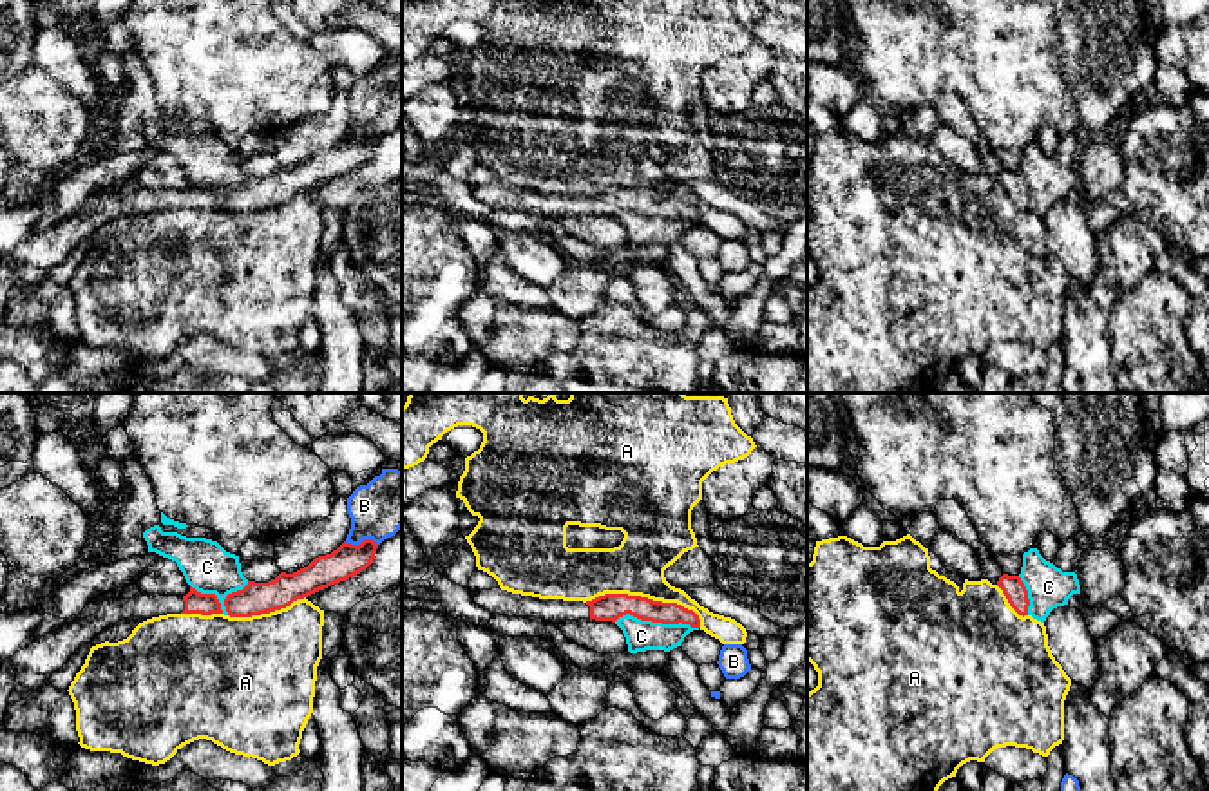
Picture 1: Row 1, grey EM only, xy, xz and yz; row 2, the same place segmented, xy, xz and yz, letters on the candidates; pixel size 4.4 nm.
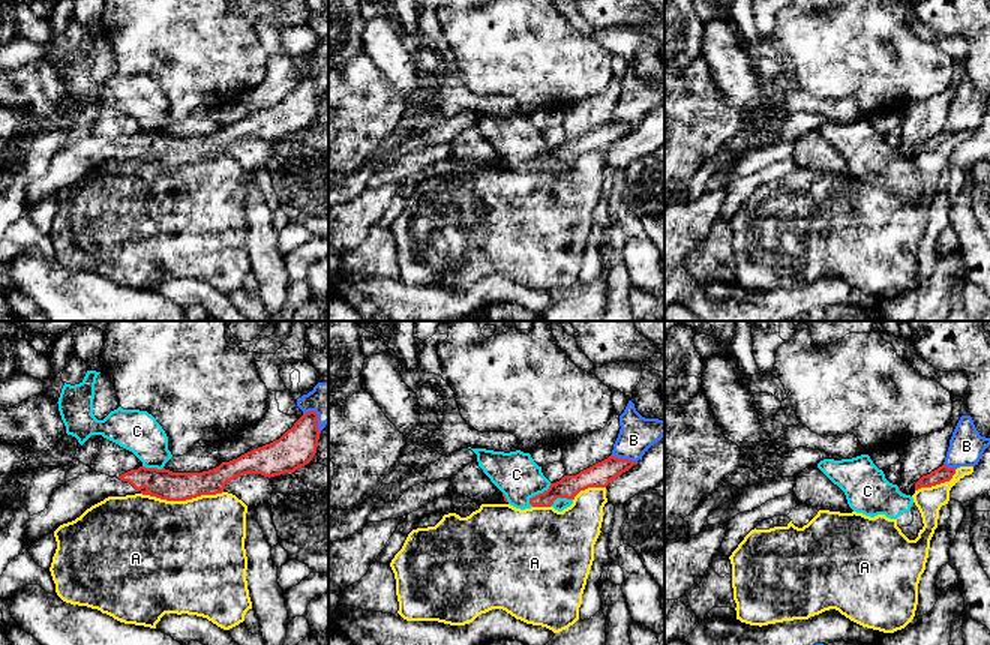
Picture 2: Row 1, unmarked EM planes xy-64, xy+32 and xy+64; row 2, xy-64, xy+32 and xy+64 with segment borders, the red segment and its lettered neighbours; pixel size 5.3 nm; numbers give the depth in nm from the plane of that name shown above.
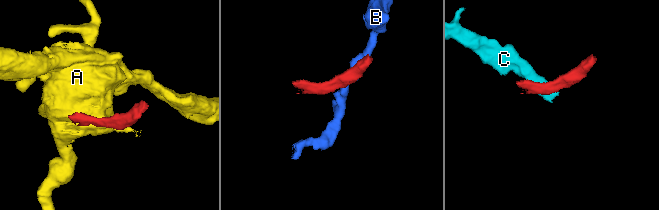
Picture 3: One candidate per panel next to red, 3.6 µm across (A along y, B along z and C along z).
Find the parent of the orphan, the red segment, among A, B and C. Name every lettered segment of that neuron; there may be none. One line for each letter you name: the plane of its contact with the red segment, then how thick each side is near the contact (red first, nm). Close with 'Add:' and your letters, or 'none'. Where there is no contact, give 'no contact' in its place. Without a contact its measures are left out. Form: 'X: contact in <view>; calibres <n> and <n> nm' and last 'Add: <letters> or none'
Add: none

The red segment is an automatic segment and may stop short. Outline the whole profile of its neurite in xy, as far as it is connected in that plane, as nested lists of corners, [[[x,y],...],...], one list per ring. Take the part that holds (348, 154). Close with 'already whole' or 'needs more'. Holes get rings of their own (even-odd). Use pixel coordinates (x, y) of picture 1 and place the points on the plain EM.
[[[364,134],[358,141],[344,136],[331,148],[315,152],[293,168],[281,167],[268,177],[248,176],[243,185],[226,190],[226,206],[230,212],[252,212],[286,203],[297,194],[360,168],[375,154],[376,143],[378,138],[373,134]]]; already whole

